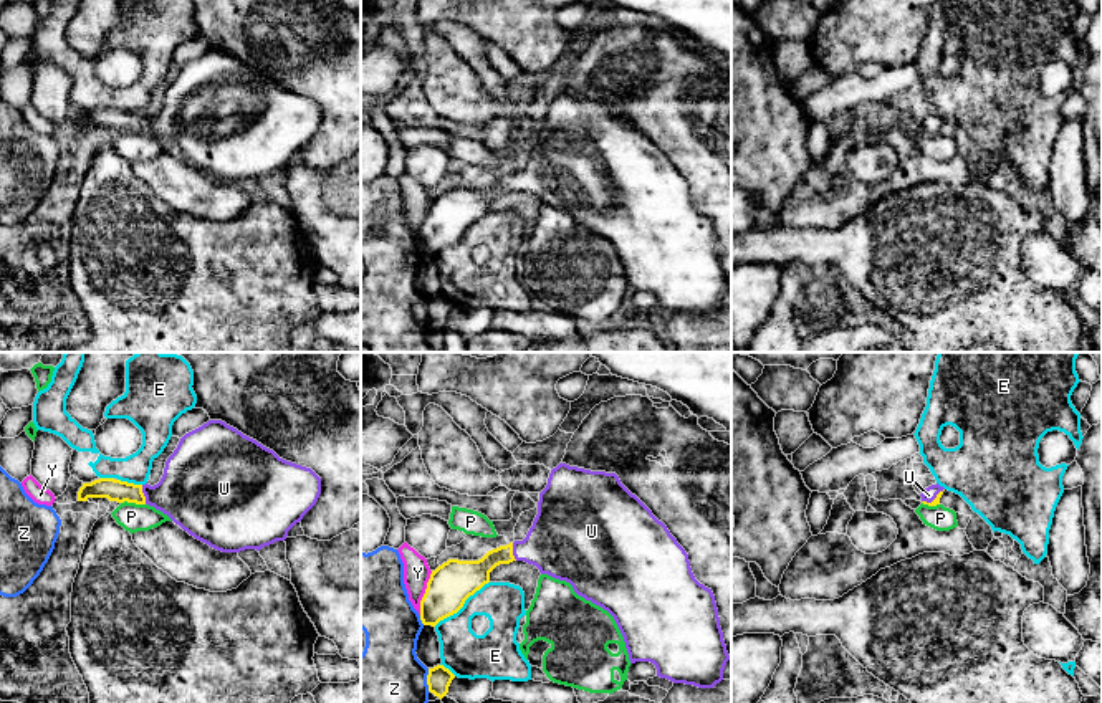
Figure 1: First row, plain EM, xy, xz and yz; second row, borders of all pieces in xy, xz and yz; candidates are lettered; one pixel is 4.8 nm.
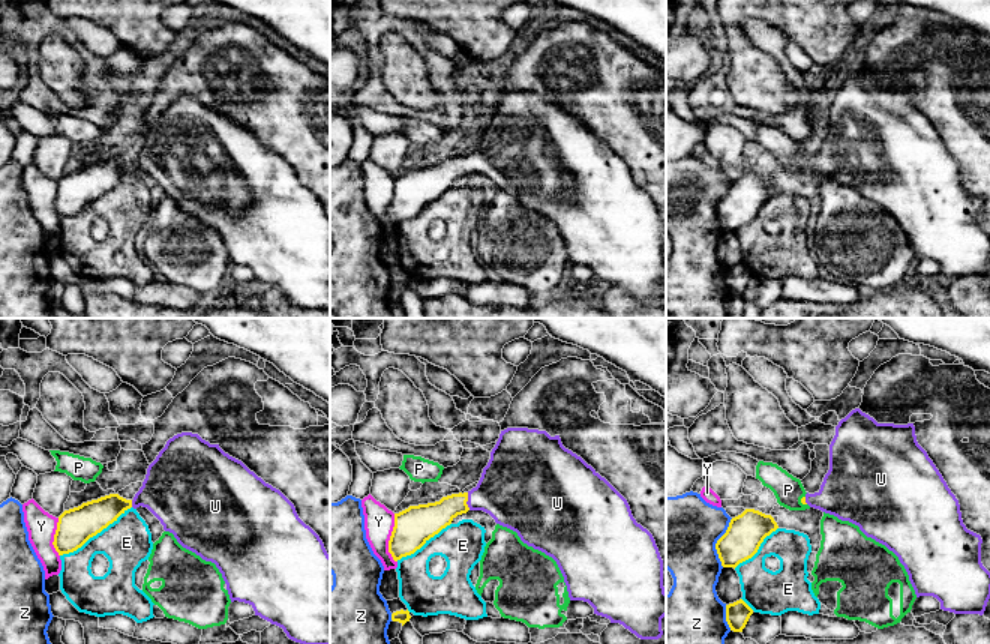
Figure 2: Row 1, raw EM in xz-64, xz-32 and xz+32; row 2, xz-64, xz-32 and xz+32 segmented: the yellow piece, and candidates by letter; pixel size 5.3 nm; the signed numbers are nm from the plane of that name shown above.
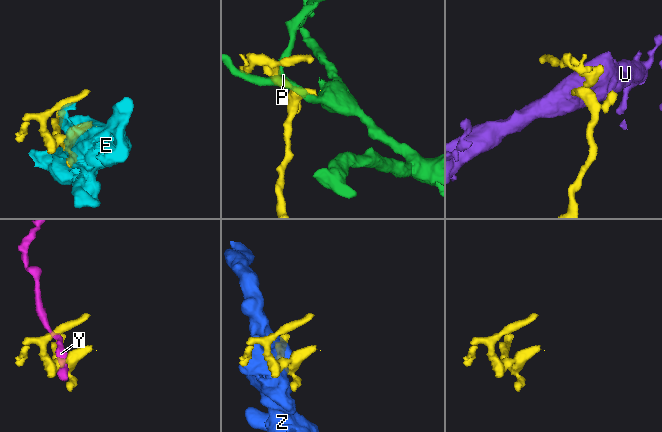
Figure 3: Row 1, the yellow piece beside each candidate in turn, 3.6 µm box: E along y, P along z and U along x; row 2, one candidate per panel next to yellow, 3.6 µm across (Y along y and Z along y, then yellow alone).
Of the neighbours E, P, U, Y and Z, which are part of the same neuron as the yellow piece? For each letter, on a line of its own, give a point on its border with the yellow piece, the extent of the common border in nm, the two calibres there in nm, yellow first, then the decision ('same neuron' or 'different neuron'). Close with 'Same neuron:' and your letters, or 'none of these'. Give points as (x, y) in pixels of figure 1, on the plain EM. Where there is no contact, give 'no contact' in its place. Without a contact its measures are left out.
E: xz (462, 235) | 340 nm | 220/220 nm | different neuron
P: xy (133, 131) | 120 nm | 110/140 nm | different neuron
U: xy (143, 124) | 100 nm | 110/360 nm | same neuron
Y: xz (426, 222) | 220 nm | 220/130 nm | different neuron
Z: xz (427, 310) | 120 nm | 120/380 nm | different neuron
Same neuron: U

